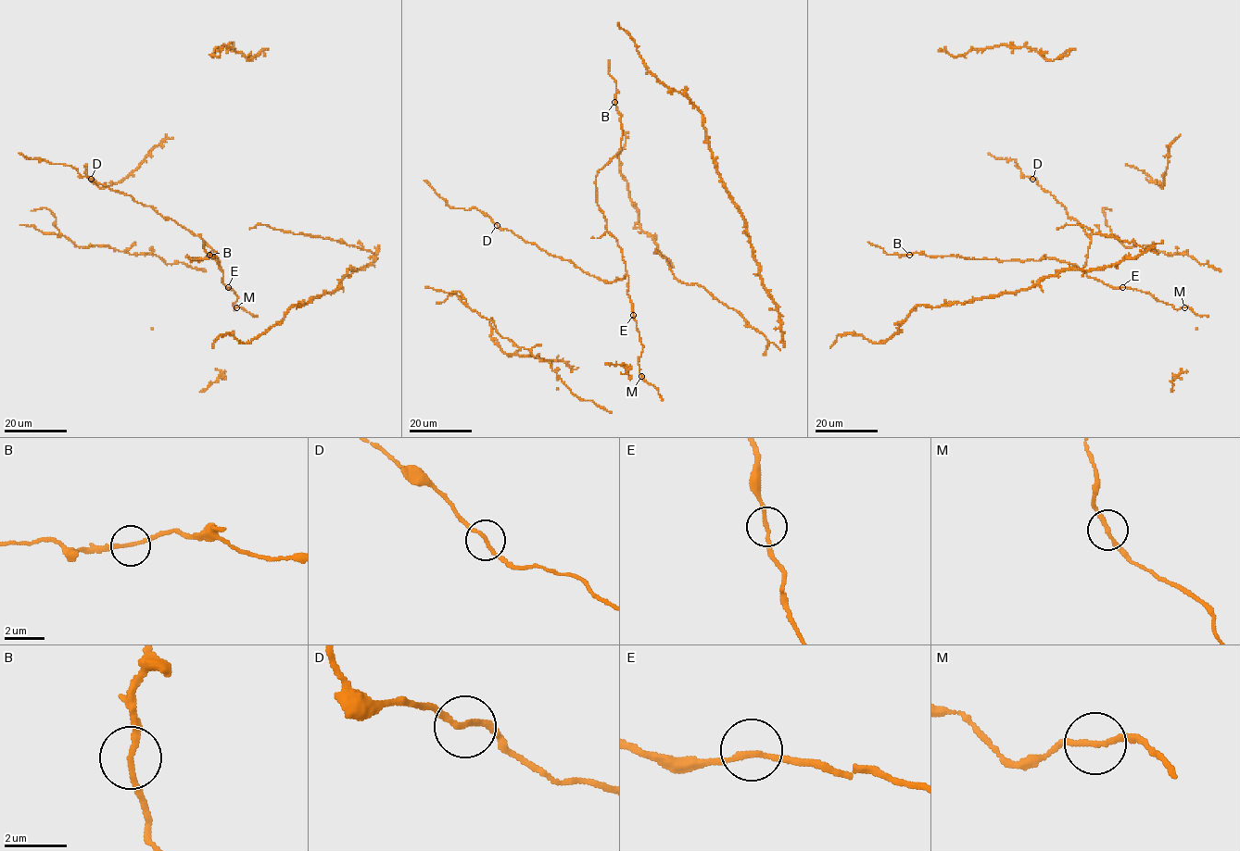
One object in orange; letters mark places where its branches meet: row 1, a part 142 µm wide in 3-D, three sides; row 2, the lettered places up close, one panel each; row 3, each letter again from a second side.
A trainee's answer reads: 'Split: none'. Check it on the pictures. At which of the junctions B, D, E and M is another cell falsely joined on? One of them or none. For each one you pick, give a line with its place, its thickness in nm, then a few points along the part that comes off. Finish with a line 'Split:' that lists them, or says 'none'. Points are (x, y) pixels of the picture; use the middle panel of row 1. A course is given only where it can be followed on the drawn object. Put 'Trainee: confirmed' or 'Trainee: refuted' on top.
Trainee: confirmed
Split: none

